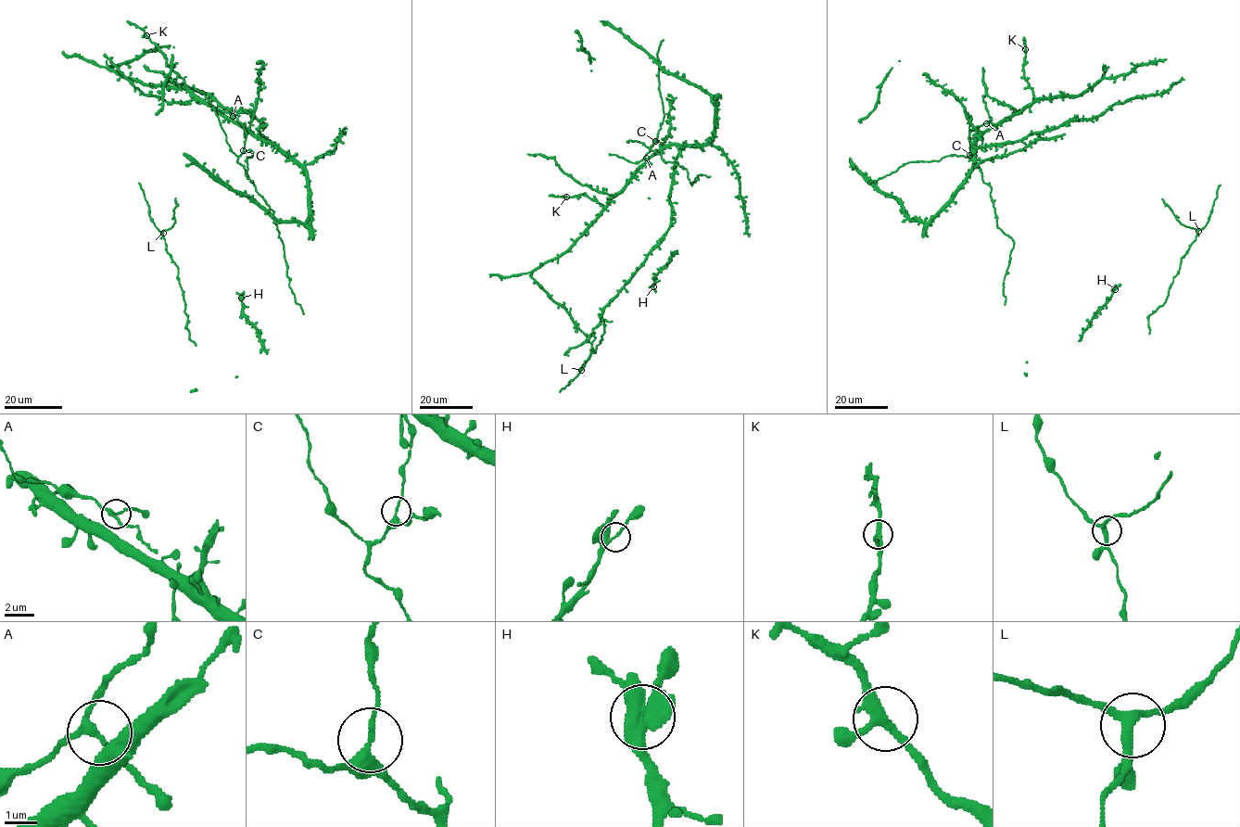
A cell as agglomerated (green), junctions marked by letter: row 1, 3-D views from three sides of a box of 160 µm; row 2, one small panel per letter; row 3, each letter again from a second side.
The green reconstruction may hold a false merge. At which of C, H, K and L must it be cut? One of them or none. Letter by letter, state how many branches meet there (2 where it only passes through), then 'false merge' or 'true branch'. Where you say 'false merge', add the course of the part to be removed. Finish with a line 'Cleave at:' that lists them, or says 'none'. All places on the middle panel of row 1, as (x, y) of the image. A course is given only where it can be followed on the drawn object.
C: 3 branches meet; true branch
H: 3 branches meet; true branch
K: 3 branches meet; true branch
L: 3 branches meet; true branch
Cleave at: none

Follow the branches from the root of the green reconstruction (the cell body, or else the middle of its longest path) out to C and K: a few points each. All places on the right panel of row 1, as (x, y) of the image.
C: (998, 144), (978, 147), (973, 146), (990, 127), (988, 123), (982, 123), (969, 133), (969, 155)
K: (998, 144), (978, 147), (973, 146), (985, 133), (1017, 114), (1034, 100), (1024, 75), (1025, 49)

